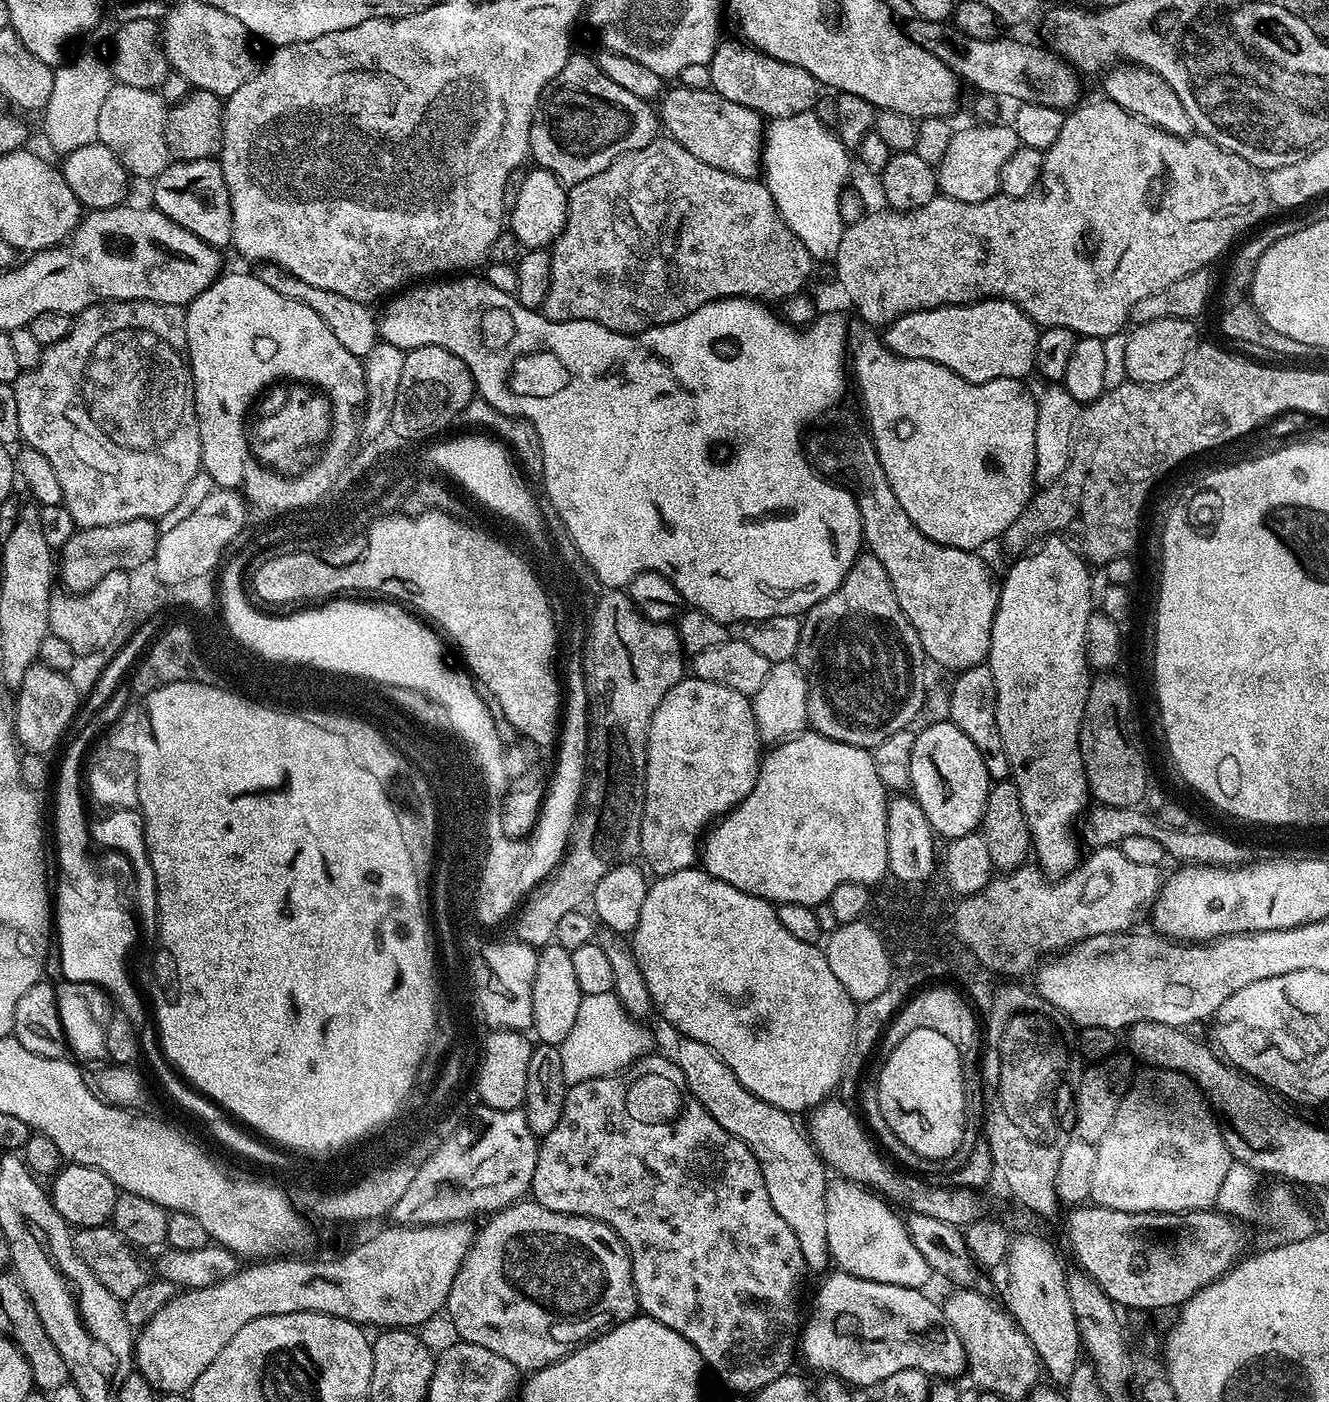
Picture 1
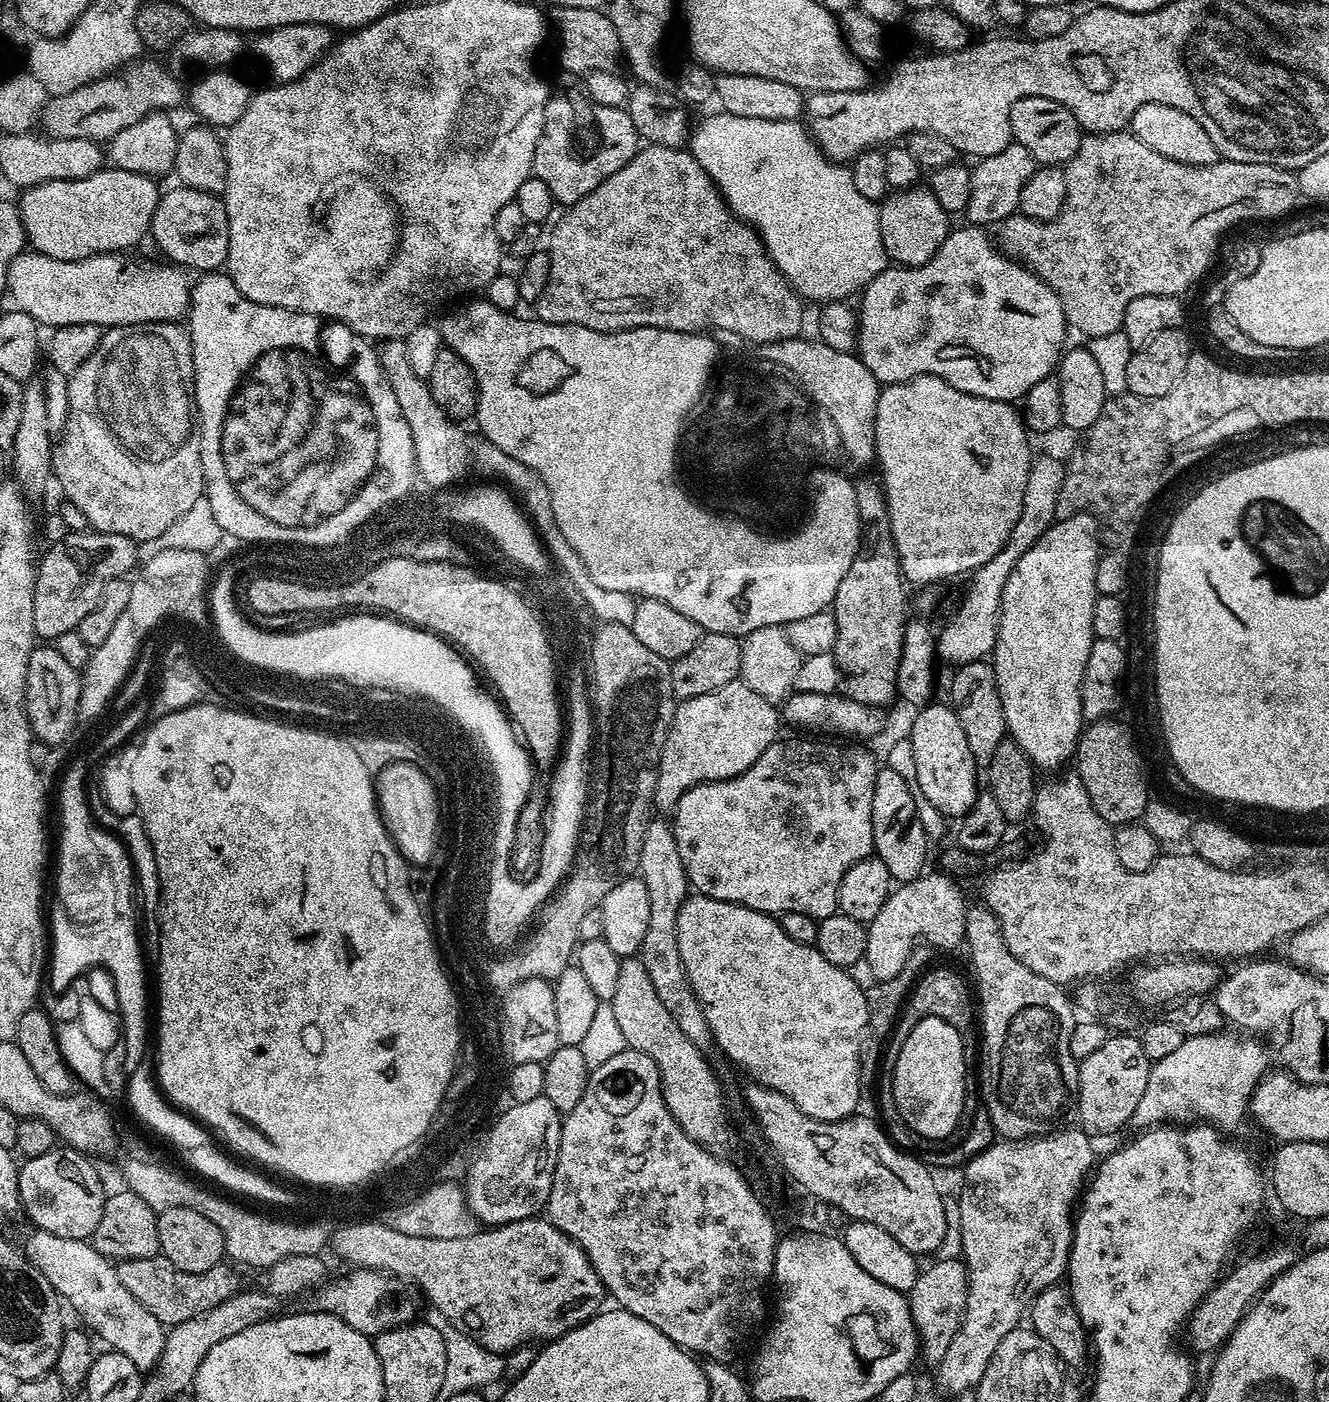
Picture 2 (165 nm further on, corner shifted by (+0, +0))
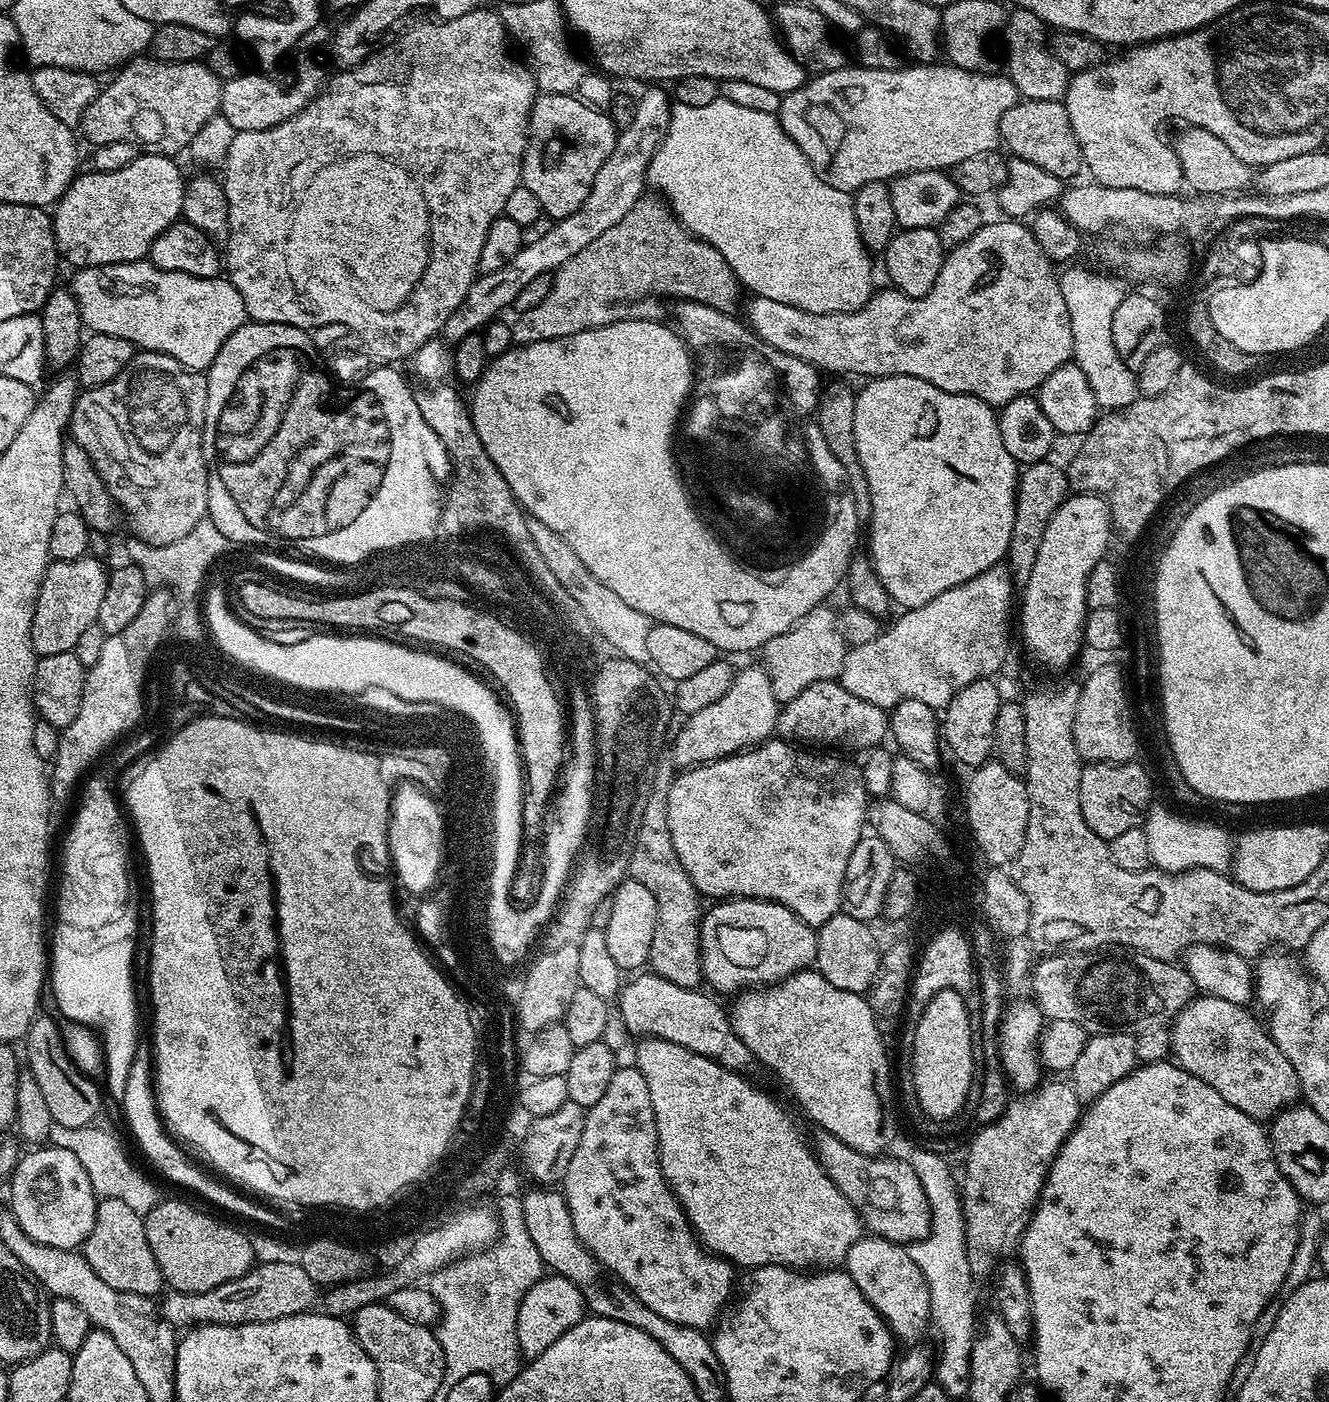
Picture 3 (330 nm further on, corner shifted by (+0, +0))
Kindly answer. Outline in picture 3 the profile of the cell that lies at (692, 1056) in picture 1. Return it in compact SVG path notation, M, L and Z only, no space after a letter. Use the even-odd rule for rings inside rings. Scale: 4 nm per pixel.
M653 787L648 795L634 850L630 854L628 876L642 882L642 886L646 886L646 890L650 890L656 899L656 929L654 942L650 942L647 967L655 975L666 978L666 982L674 982L674 986L699 989L704 980L704 971L700 965L702 897L696 891L694 882L690 882L690 874L686 874L682 862L678 862L678 854L670 838L667 787Z

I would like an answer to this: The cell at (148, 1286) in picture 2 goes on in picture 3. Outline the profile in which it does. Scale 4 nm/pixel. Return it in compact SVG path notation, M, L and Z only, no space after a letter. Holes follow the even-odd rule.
M257 1263L251 1271L230 1282L202 1292L169 1291L162 1300L162 1315L173 1328L187 1330L202 1324L242 1325L276 1321L309 1311L317 1301L318 1286L300 1264Z

